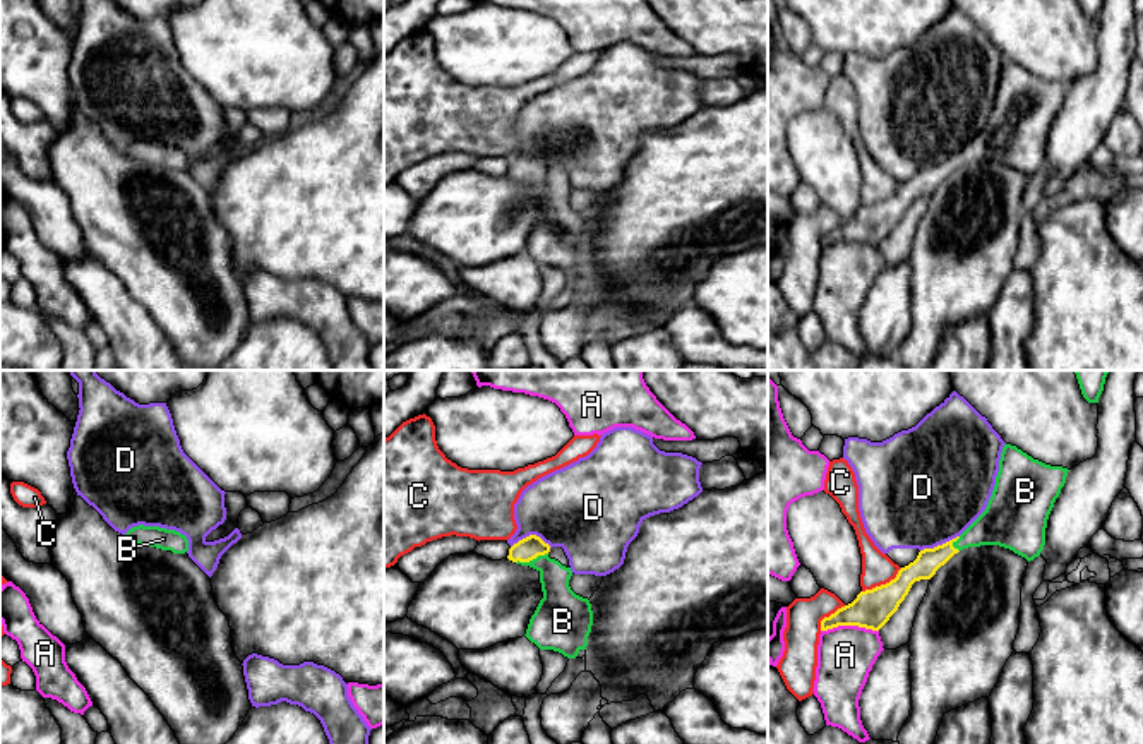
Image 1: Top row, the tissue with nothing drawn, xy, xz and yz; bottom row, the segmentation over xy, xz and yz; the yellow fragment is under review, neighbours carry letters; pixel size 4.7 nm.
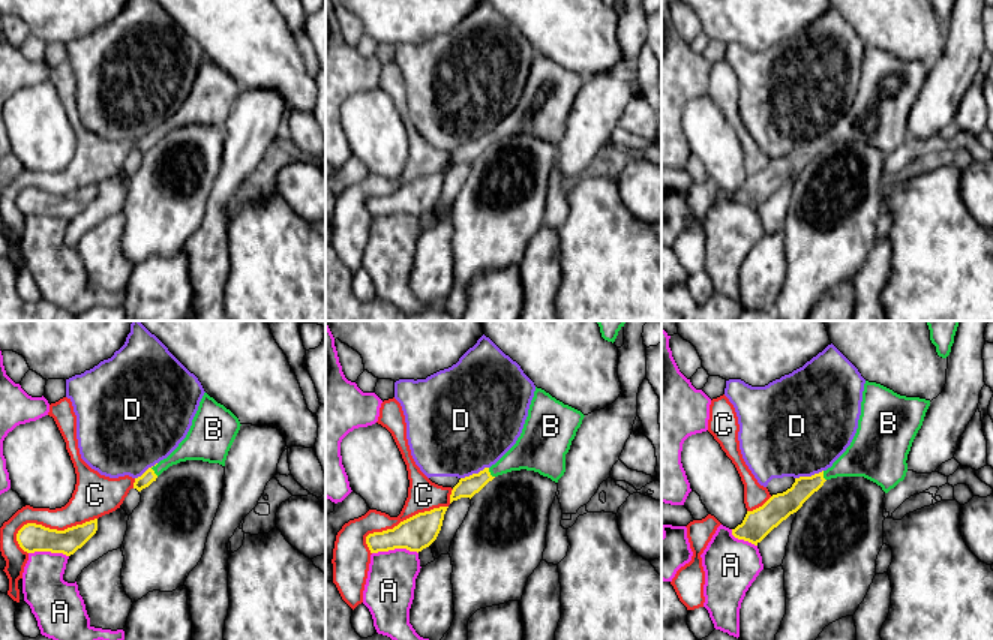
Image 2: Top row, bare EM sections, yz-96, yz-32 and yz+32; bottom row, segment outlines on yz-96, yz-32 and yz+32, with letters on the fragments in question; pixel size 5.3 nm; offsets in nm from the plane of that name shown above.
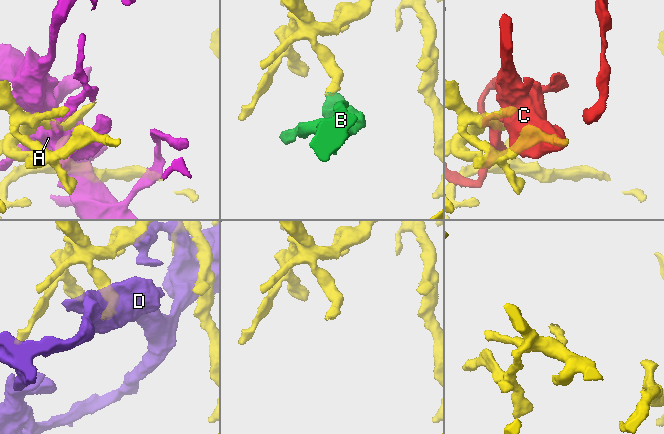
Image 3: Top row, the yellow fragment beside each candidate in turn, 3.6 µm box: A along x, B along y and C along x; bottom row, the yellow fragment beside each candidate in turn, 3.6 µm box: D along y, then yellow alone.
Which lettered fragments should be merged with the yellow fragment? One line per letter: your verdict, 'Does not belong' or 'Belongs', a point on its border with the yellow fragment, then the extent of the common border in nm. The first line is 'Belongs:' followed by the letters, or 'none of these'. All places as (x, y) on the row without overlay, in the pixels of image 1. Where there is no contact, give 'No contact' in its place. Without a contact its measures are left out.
Belongs: B
A: Does not belong. Touches yellow at yz (849, 240). Shared border 280 nm
B: Belongs. Touches yellow at xz (532, 175). Shared border 160 nm
C: Does not belong. Touches yellow at yz (883, 201). Shared border 220 nm
D: Does not belong. Touches yellow at xz (530, 151). Shared border 190 nm

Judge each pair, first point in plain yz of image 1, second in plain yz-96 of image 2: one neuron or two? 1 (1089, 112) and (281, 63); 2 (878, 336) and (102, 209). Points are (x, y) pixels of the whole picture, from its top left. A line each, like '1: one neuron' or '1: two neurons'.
1: two neurons
2: two neurons

